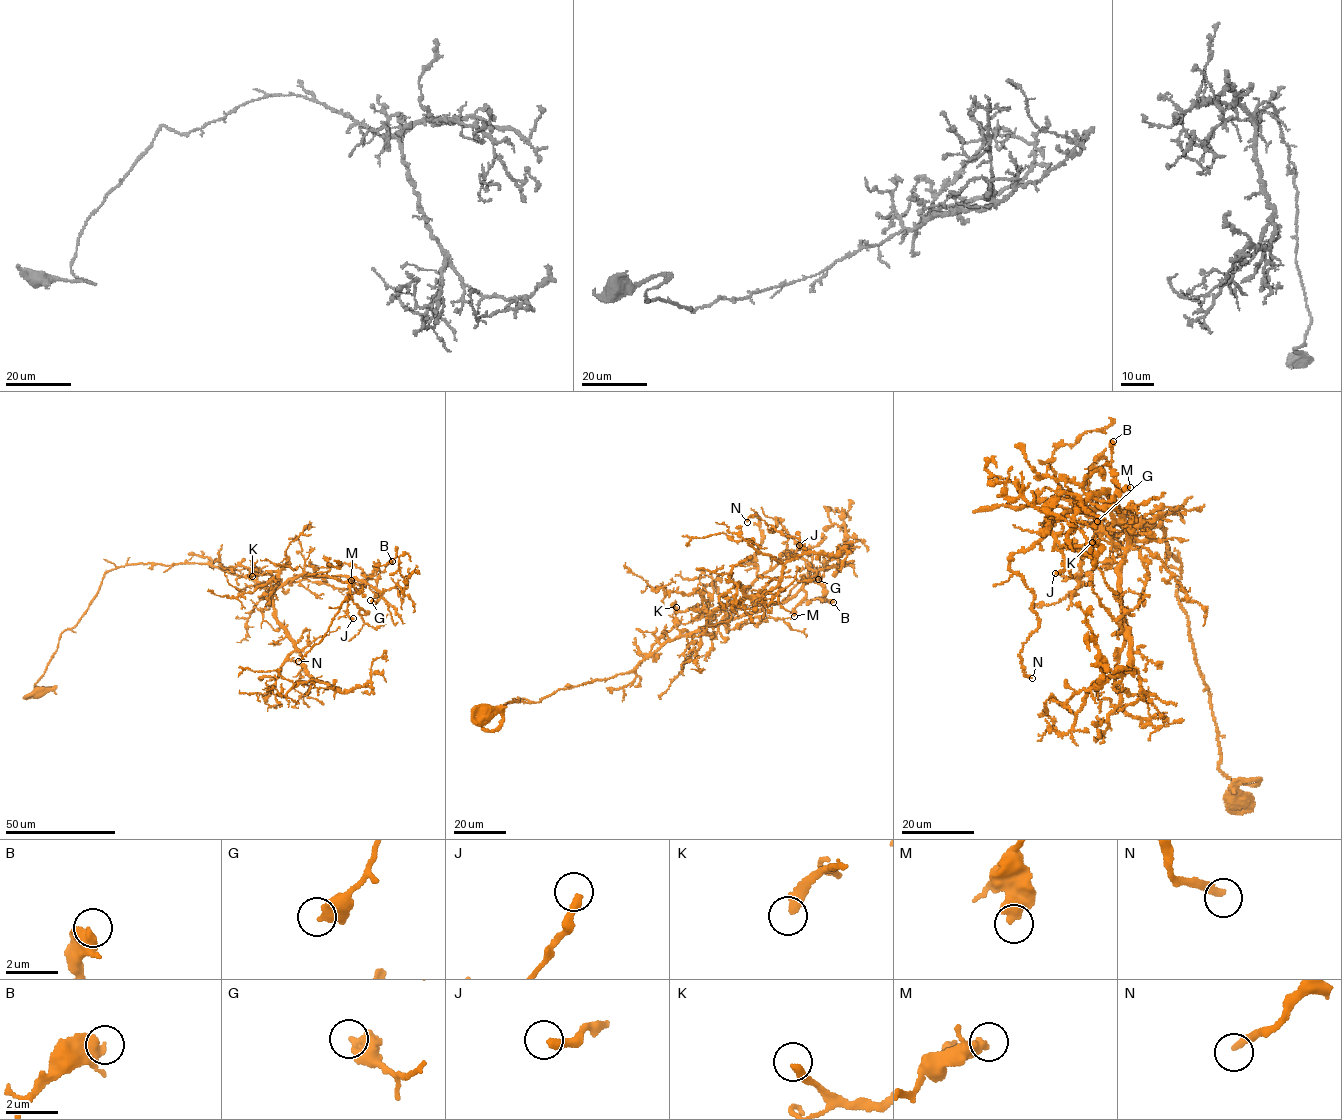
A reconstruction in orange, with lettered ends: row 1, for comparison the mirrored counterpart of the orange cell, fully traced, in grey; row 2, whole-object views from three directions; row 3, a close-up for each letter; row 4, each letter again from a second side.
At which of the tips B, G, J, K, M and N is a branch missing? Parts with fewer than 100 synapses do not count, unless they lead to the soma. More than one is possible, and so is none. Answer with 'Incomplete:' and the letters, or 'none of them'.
Incomplete: none of them

